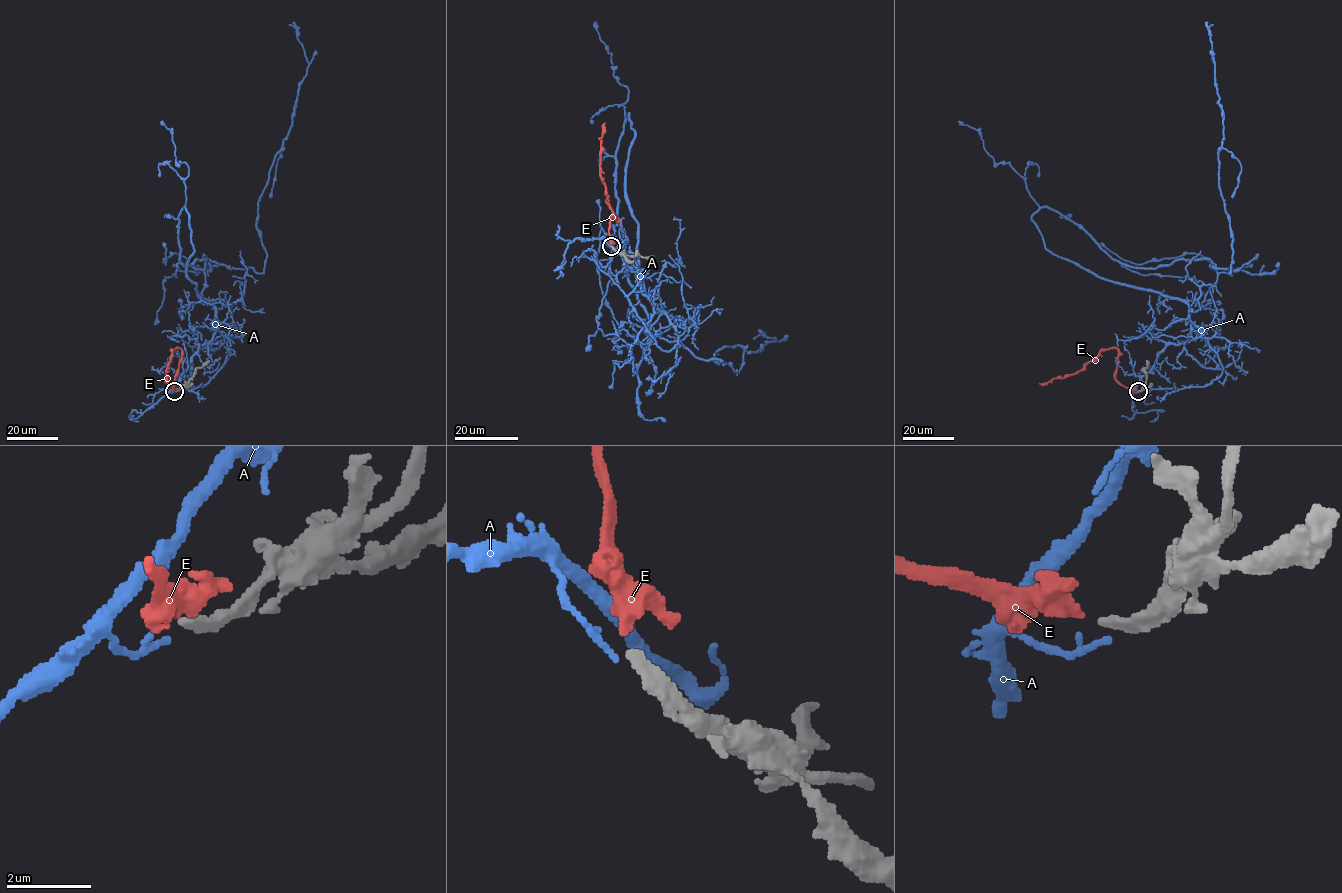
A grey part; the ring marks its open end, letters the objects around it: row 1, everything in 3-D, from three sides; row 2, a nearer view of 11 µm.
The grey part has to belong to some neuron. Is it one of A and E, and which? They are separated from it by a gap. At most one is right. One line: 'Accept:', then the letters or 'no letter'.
Accept: E

